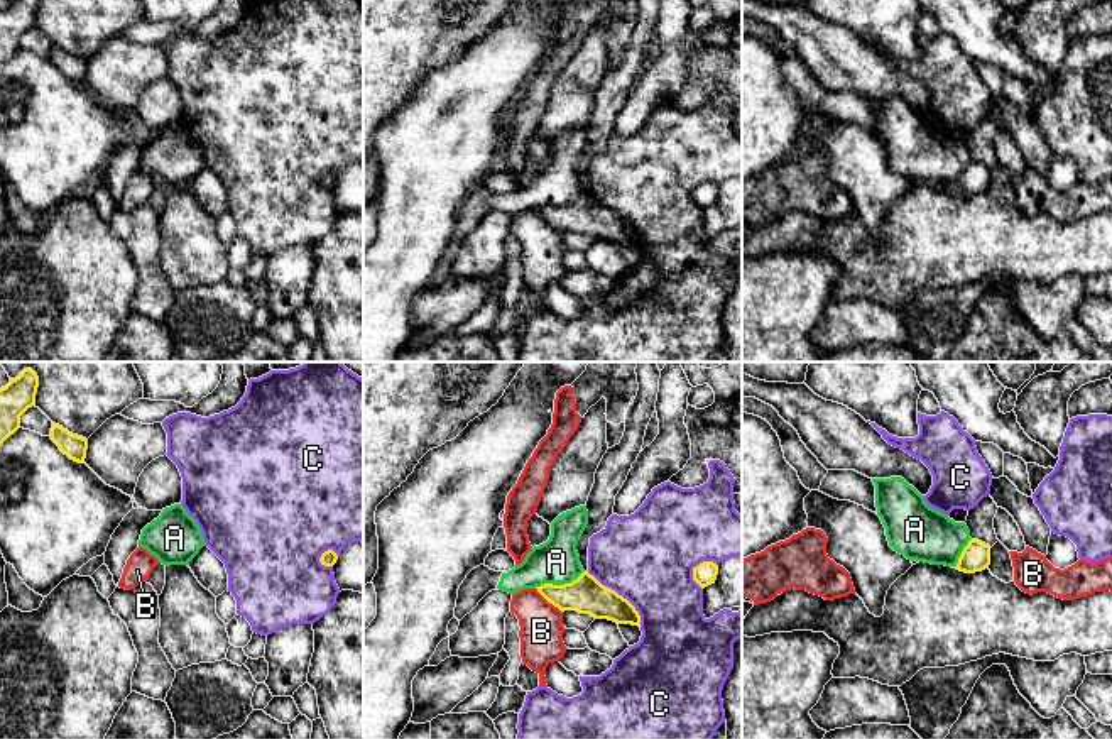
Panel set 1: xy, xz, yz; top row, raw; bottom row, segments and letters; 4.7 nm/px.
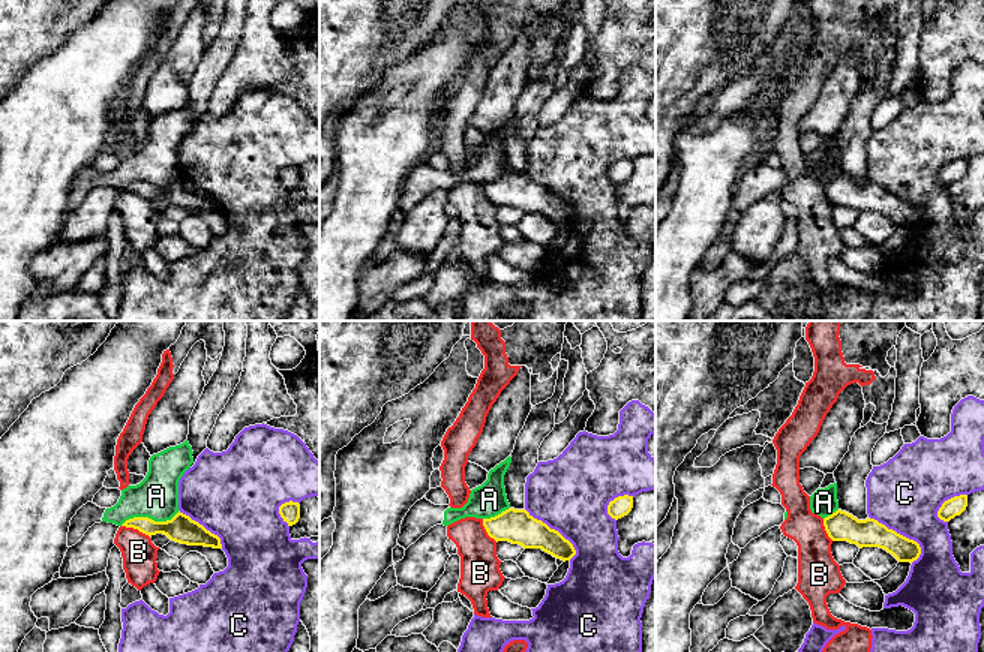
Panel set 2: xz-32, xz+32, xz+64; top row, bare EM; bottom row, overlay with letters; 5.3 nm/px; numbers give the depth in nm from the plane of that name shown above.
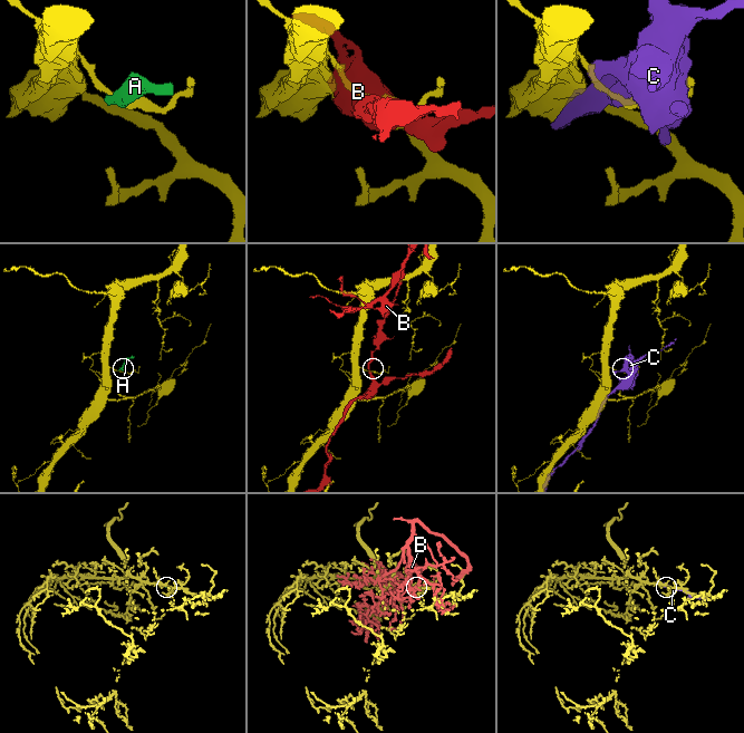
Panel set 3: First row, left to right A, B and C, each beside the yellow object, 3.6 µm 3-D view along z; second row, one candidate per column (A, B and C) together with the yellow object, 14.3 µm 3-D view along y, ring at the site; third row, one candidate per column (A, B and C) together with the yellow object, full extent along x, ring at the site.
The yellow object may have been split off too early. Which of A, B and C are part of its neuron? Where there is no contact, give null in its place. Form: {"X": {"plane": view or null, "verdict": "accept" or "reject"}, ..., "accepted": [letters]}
{"A": {"plane": "xz", "verdict": "reject"}, "B": {"plane": "xz", "verdict": "reject"}, "C": {"plane": "xz", "verdict": "reject"}, "accepted": []}

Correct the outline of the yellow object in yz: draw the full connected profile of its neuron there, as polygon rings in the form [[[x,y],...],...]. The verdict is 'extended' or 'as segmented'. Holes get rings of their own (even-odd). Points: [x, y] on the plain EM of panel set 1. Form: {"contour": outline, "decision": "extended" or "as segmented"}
{"contour": [[[970,161],[968,166],[963,169],[955,189],[965,194],[975,194],[989,189],[989,186],[990,167],[978,161]]], "decision": "as segmented"}

